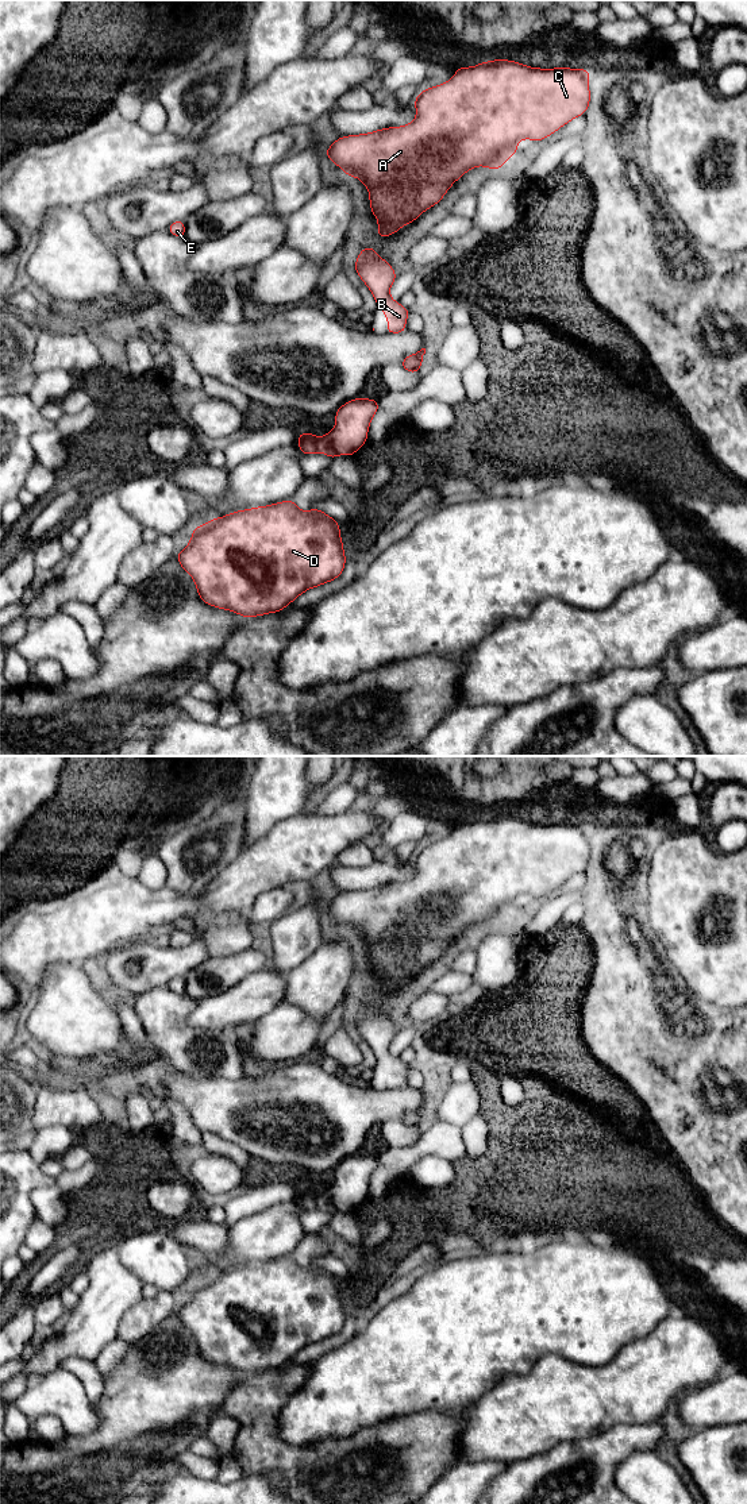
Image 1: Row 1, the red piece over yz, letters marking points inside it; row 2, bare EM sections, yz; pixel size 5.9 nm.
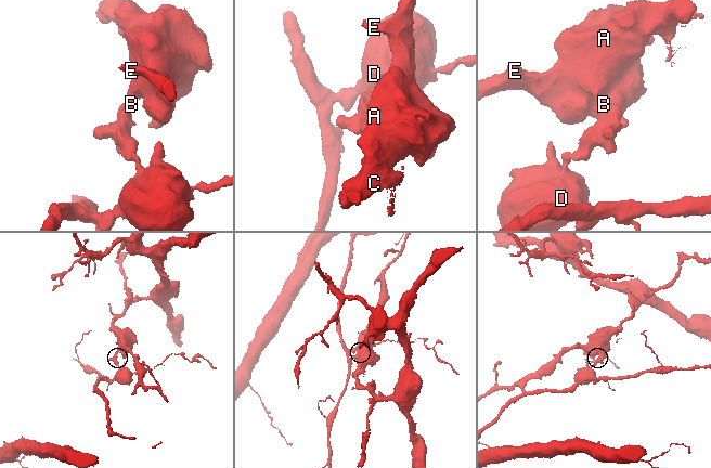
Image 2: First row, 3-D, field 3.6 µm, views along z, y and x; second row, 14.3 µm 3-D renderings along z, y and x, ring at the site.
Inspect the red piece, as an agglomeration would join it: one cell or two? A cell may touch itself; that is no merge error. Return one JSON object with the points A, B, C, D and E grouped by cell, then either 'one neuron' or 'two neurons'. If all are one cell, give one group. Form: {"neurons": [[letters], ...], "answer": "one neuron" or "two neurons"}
{"neurons": [["A", "B", "C", "E"], ["D"]], "answer": "two neurons"}

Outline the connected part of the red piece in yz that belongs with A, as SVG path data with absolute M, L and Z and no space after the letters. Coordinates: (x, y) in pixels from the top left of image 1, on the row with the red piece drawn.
M505 58L485 61L470 68L459 66L448 81L421 89L413 101L416 117L412 123L340 136L326 150L326 157L346 176L359 178L367 188L370 211L378 223L378 239L390 236L440 203L453 184L466 171L478 166L500 169L517 153L521 139L542 142L573 119L582 116L590 104L589 77L590 70L586 69L531 68Z

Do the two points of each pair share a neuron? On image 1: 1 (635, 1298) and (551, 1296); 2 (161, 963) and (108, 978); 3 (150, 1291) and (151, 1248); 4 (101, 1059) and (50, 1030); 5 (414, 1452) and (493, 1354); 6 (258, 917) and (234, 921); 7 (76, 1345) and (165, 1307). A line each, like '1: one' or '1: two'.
1: one
2: one
3: two
4: one
5: two
6: two
7: two

